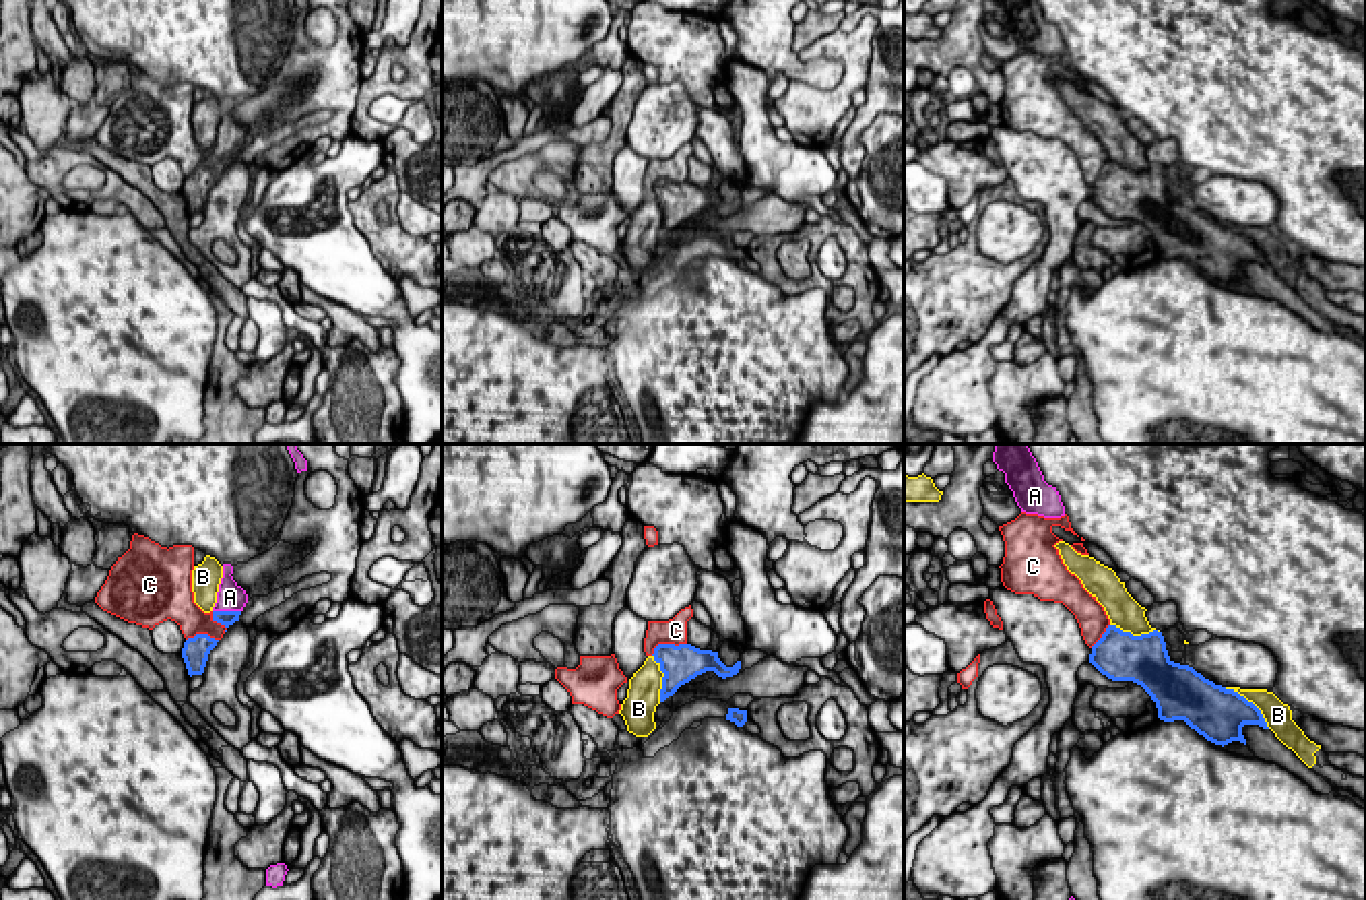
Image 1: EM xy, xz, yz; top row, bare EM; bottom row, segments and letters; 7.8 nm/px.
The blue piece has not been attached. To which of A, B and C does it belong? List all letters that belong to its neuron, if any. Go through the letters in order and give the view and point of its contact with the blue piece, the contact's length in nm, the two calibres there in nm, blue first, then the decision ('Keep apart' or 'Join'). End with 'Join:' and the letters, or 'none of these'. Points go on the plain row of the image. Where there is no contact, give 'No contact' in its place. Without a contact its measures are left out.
A: Touches blue at xy (228, 149). Shared border 220 nm. Thickness 130 nm (blue) against 220 nm. Join
B: Touches blue at yz (1251, 240). Shared border 480 nm. Thickness 380 nm (blue) against 220 nm. Keep apart
C: Touches blue at xz (667, 182). Shared border 300 nm. Thickness 300 nm (blue) against 190 nm. Keep apart
Join: A

